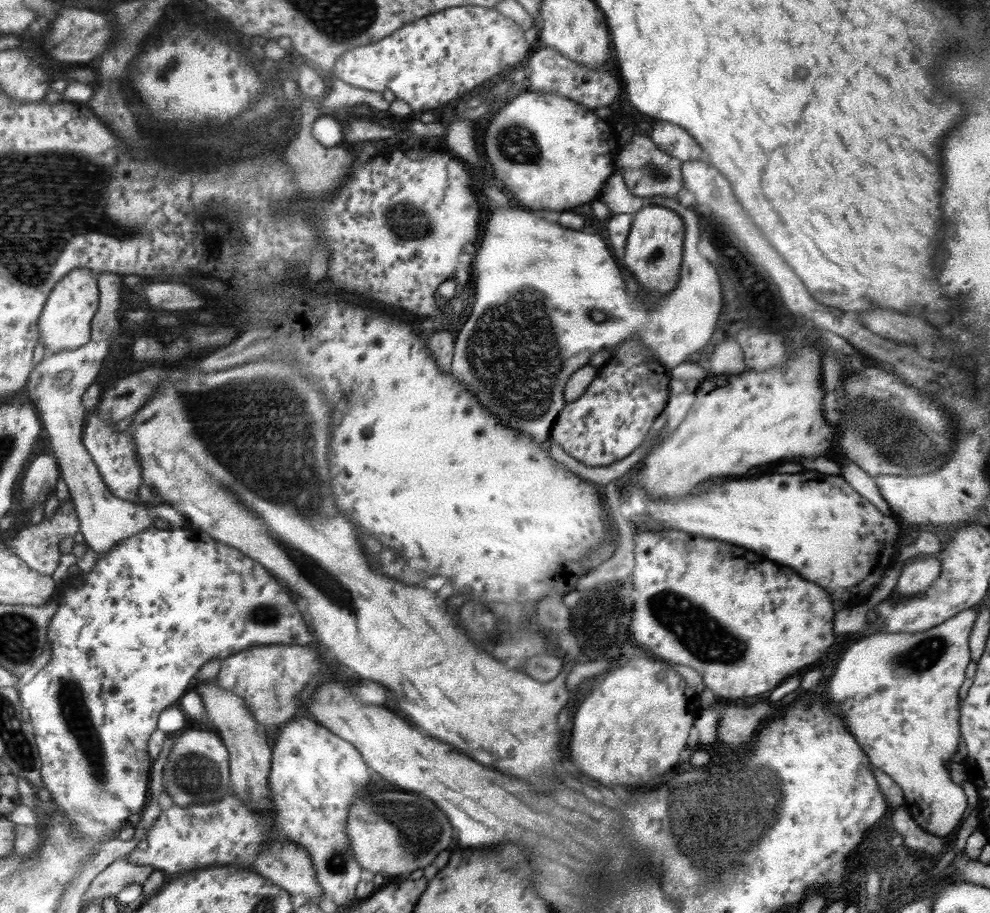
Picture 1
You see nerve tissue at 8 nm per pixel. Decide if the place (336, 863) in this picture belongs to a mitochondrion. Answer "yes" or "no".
yes

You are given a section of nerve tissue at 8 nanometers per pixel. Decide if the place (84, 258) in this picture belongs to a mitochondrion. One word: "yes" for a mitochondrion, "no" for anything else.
no

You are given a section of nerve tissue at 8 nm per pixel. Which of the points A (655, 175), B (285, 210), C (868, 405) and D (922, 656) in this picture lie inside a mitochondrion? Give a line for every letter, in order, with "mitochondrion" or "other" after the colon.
A: mitochondrion
B: mitochondrion
C: mitochondrion
D: mitochondrion

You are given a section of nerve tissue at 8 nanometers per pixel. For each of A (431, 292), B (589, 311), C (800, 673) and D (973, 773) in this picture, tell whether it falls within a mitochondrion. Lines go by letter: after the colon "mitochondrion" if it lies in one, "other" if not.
A: other
B: mitochondrion
C: other
D: other

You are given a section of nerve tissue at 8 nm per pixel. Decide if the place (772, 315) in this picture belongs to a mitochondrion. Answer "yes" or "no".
no

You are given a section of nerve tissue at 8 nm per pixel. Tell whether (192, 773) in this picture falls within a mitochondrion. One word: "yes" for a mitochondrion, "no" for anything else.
yes

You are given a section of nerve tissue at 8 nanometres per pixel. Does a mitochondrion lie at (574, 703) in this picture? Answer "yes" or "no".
no

